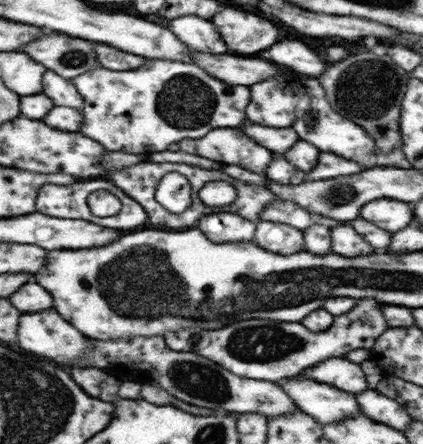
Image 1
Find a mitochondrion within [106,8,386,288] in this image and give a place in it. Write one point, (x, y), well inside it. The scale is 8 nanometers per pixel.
(184, 101)

